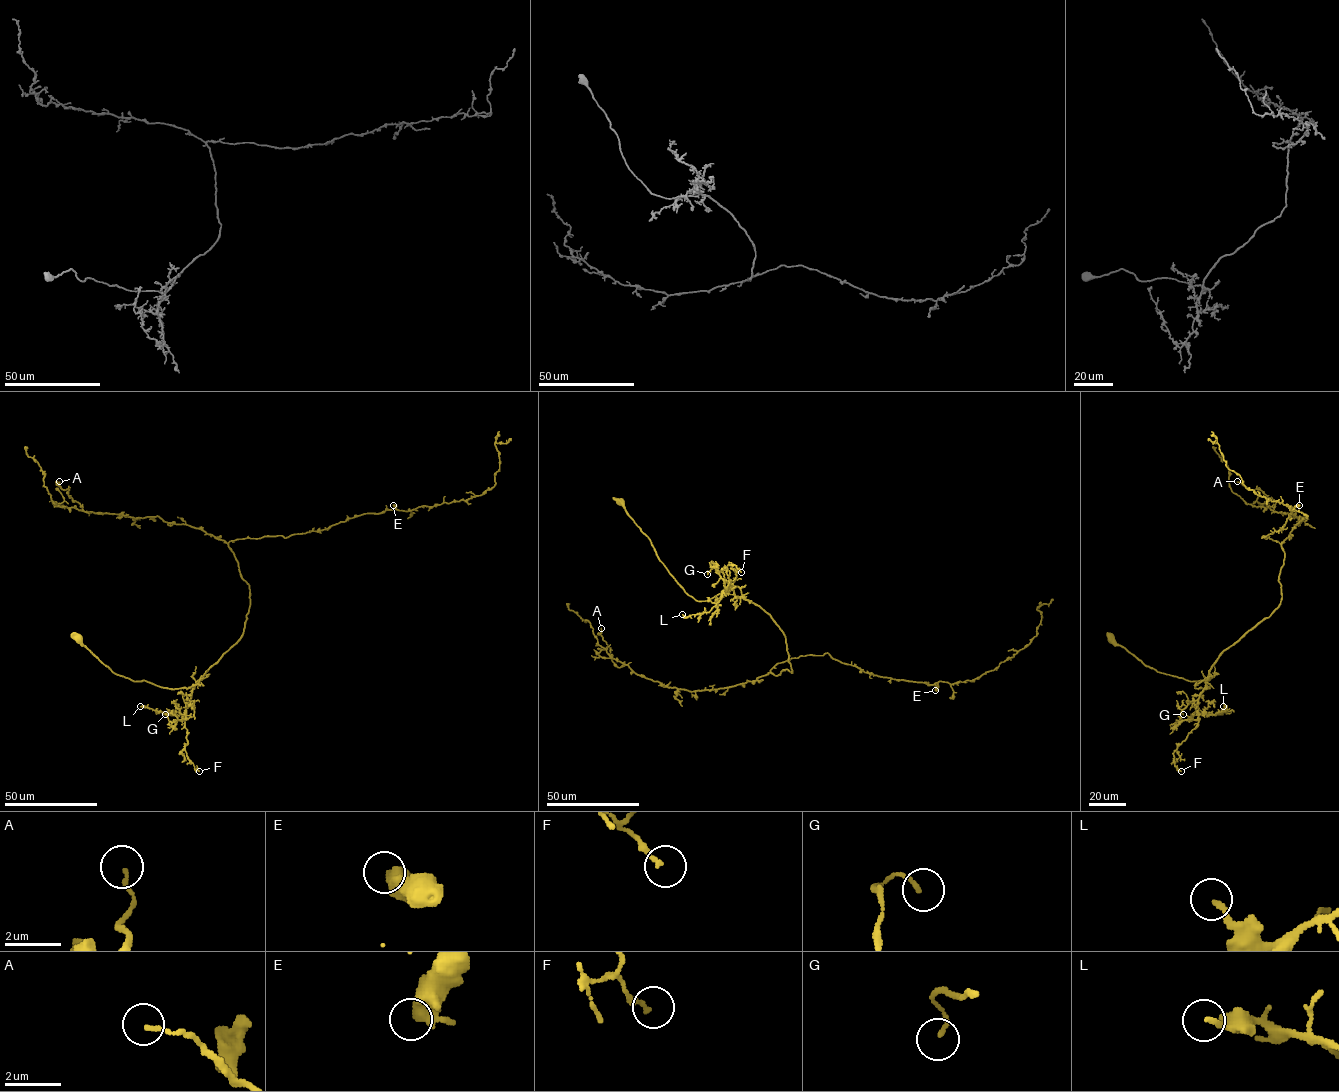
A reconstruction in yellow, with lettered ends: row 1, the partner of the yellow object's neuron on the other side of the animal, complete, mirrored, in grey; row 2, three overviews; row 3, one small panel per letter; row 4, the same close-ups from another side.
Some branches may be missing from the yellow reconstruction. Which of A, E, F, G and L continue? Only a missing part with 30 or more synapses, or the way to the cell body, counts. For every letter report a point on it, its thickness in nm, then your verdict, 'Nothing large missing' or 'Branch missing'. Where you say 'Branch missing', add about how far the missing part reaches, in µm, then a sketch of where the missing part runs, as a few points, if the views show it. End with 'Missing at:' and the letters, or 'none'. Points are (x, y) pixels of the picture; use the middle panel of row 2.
A: Place: (601, 628). Thickness 120 nm. Nothing large missing
E: Place: (935, 690). Thickness 420 nm. Nothing large missing
F: Place: (741, 572). Thickness 150 nm. Nothing large missing
G: Place: (707, 574). Thickness 120 nm. Nothing large missing
L: Place: (682, 614). Thickness 170 nm. Nothing large missing
Missing at: none

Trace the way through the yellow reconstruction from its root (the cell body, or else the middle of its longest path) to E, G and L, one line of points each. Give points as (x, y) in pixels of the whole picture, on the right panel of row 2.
E: (1110, 637), (1149, 667), (1209, 688), (1194, 687), (1280, 602), (1284, 551), (1262, 537), (1281, 529), (1299, 505)
G: (1110, 637), (1158, 672), (1210, 685), (1196, 688), (1205, 680), (1198, 718), (1177, 725), (1183, 714)
L: (1110, 637), (1158, 672), (1210, 685), (1196, 688), (1205, 680), (1198, 714), (1219, 714), (1223, 706)

